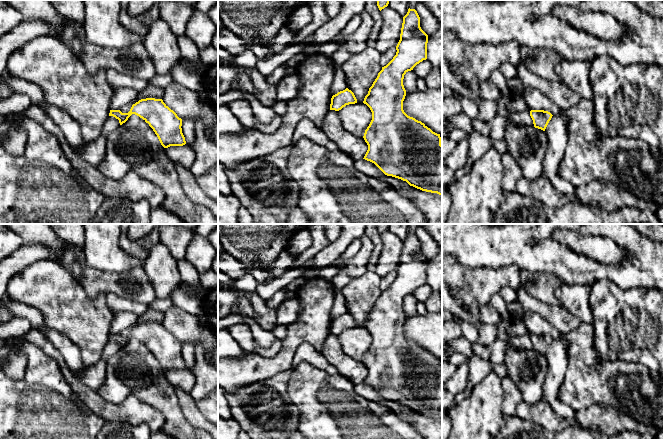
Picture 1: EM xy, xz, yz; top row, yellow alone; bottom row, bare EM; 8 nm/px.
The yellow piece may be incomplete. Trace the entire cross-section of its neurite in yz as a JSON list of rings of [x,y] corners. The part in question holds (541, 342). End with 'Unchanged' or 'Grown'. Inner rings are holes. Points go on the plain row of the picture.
[[[531,334],[530,340],[533,344],[534,351],[545,355],[553,339],[544,334]]]. Unchanged

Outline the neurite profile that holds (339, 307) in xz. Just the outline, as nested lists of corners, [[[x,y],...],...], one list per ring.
[[[341,291],[335,292],[335,302],[330,311],[331,320],[347,312],[346,299]]]

